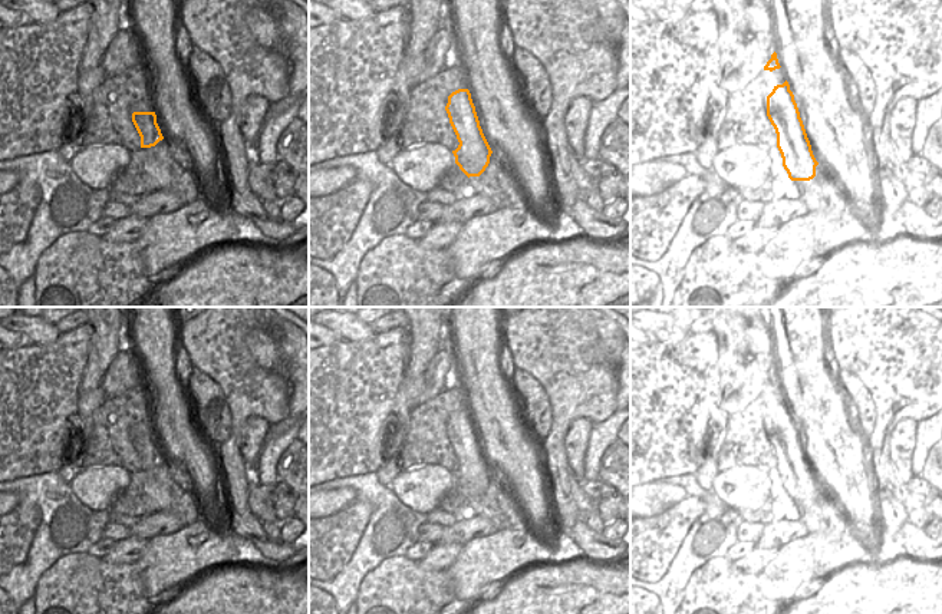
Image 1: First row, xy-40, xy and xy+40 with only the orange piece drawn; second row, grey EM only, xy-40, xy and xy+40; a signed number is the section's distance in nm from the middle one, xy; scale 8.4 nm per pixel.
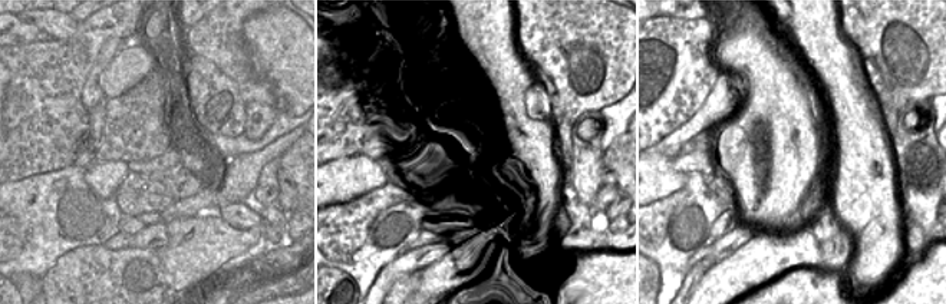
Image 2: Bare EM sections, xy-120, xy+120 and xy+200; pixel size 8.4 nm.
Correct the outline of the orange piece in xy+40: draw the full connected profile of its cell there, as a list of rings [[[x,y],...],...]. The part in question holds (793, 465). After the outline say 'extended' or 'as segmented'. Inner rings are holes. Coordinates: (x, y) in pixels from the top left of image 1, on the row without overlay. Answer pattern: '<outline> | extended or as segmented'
[[[790,406],[774,407],[767,417],[767,438],[777,455],[777,469],[791,502],[816,498],[816,482]]] | as segmented

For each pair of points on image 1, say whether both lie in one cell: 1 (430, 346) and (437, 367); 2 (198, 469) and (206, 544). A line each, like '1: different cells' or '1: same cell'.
1: different cells
2: different cells

